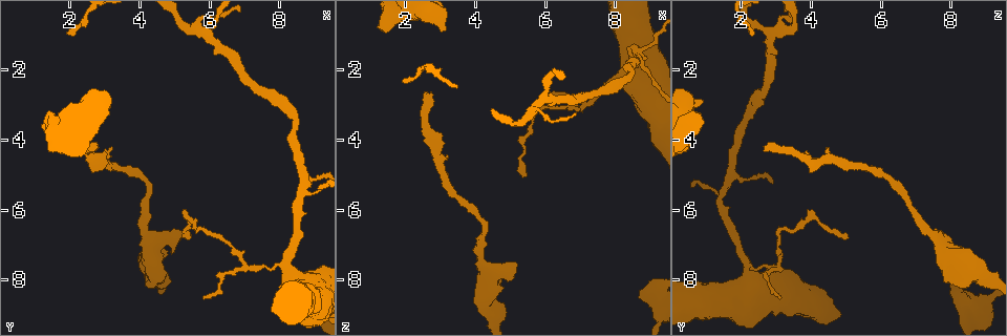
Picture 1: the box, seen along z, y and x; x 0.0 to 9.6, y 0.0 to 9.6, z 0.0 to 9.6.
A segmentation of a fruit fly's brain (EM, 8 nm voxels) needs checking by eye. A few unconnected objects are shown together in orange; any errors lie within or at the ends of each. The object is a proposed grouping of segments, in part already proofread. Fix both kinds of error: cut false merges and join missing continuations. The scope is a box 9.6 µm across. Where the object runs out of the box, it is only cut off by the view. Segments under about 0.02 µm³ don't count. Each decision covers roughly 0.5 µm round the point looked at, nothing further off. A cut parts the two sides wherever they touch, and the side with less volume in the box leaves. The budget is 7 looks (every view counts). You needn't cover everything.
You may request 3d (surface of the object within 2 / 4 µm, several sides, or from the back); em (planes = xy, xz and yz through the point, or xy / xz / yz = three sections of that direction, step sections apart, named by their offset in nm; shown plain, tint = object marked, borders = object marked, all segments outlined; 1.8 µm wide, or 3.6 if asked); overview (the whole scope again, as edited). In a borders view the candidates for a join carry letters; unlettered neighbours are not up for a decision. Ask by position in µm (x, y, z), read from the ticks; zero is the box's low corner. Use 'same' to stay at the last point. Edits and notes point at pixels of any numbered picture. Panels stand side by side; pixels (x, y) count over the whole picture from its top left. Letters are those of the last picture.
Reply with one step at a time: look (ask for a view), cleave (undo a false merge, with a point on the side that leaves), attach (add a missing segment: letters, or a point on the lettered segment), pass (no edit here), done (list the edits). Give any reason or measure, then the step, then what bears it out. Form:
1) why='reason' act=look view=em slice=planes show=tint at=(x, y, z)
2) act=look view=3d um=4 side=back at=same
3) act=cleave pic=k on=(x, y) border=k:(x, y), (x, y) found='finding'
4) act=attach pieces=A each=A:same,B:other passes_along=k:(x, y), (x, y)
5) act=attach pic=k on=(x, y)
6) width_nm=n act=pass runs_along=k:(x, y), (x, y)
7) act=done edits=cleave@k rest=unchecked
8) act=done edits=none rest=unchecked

why='branch stops here' act=look view=em slice=planes show=borders at=(5.10, 6.50, 7.55)

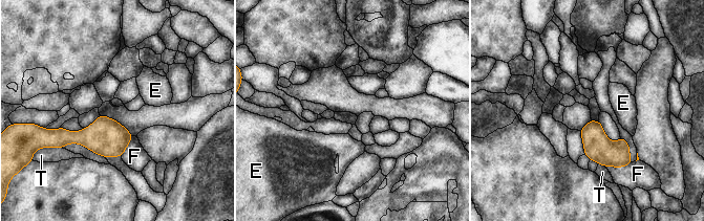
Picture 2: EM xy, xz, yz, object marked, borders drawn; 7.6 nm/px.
width_nm=160 act=pass each=E:other,F:other,T:other border=2:(632, 161), (620, 167), (604, 166) found='none of them fits'

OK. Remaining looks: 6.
why='free end' act=look view=em slice=yz step=4 show=borders at=(4.25, 8.25, 8.30)

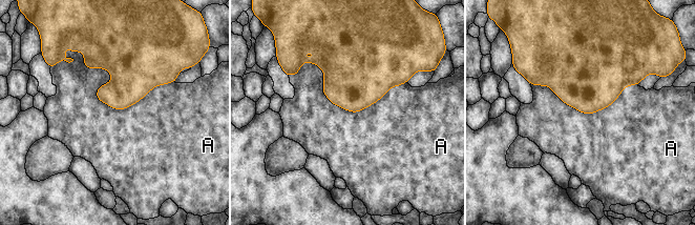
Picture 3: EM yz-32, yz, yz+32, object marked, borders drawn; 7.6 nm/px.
why='another direction' act=look view=em slice=xy step=16 show=borders at=same

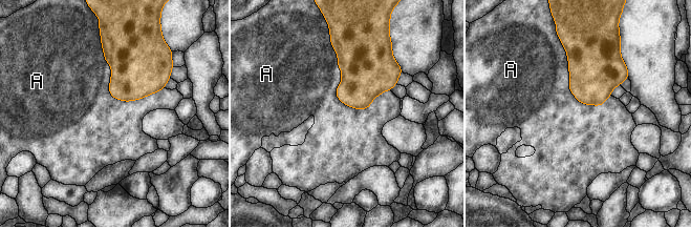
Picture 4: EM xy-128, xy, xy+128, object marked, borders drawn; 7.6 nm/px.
act=pass each=A:other border=4:(328, 40), (342, 102), (390, 90) found='none of them fits'

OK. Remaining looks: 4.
why='free end' act=look view=3d um=4 at=(5.45, 6.80, 5.00)

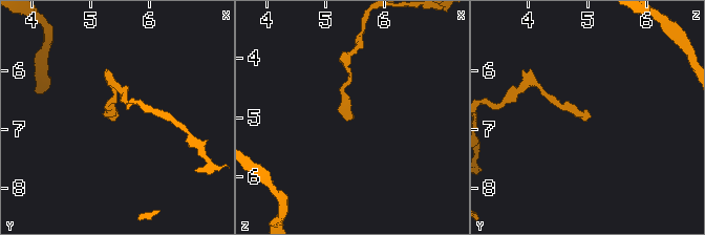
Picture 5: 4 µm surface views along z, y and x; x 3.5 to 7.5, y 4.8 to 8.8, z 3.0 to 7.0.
why='now the EM' act=look view=em slice=xy step=16 show=tint at=(5.40, 6.80, 5.05)

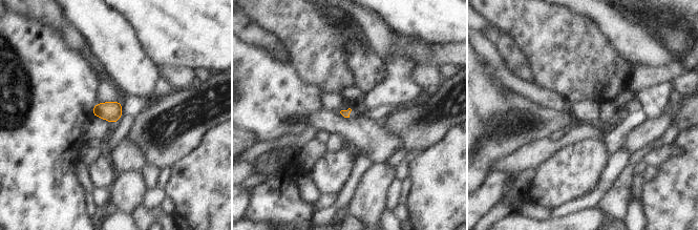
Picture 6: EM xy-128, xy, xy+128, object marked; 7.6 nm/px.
why='another direction' act=look view=em slice=yz step=16 show=borders at=same

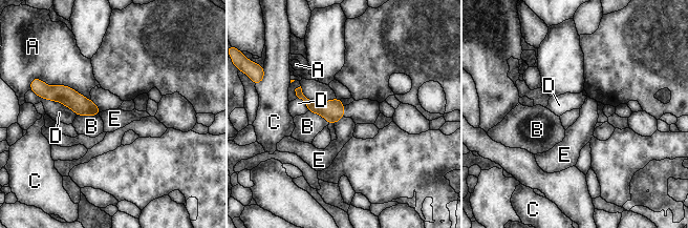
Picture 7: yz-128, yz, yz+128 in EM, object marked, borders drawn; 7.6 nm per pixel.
act=pass each=A:other,B:other,C:other,D:other,E:other border=7:(344, 117), (334, 123) found='no lettered segment goes on from it'

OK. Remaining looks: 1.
act=done edits=none rest=unchecked

